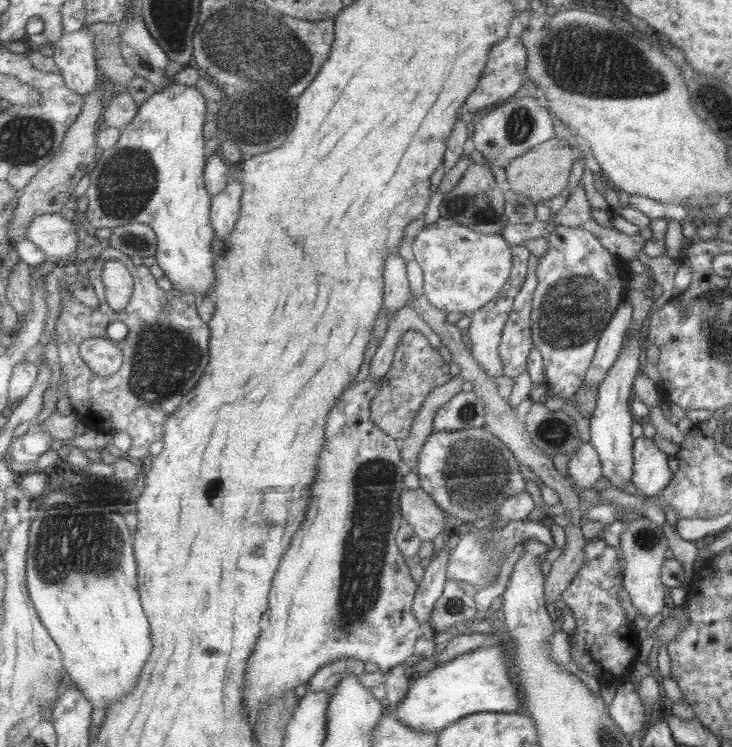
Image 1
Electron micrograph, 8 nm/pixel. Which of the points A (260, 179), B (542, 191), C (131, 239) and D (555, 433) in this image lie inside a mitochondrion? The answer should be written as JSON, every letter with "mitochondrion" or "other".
{"A":"other","B":"other","C":"mitochondrion","D":"mitochondrion"}

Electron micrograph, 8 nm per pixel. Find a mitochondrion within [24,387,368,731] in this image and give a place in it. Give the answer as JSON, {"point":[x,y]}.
{"point":[70,545]}

